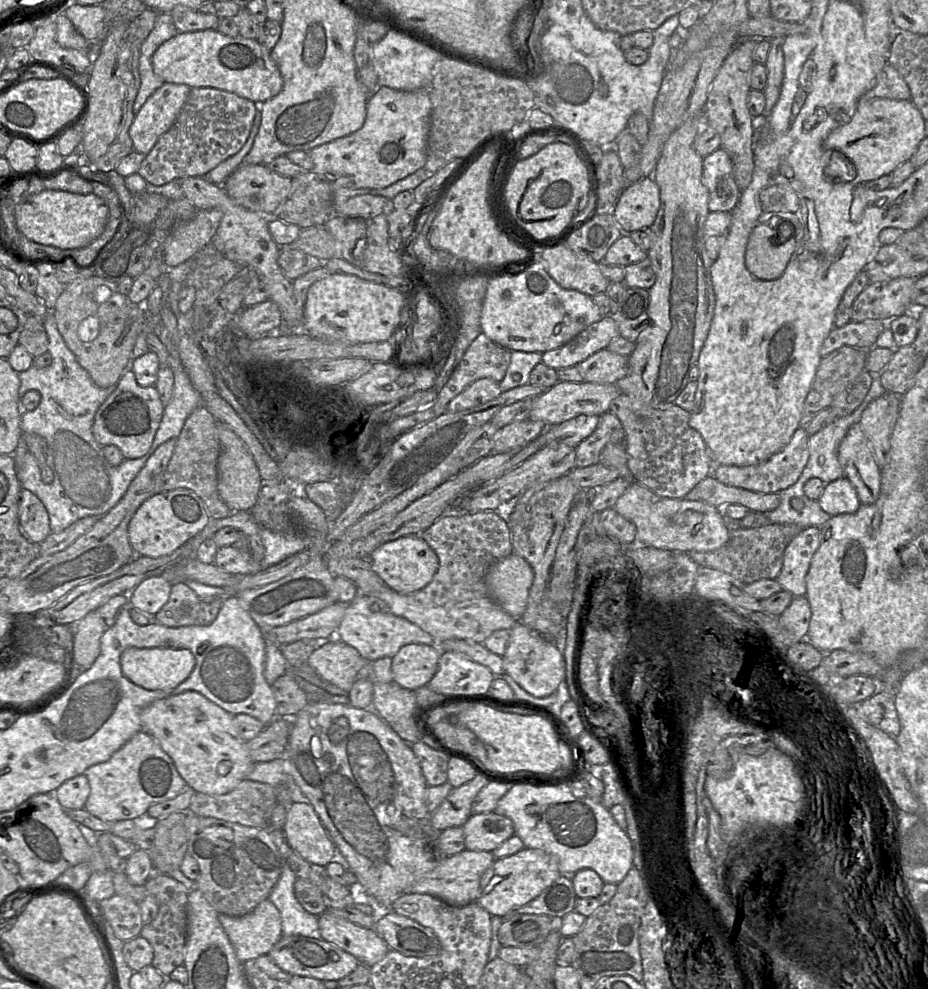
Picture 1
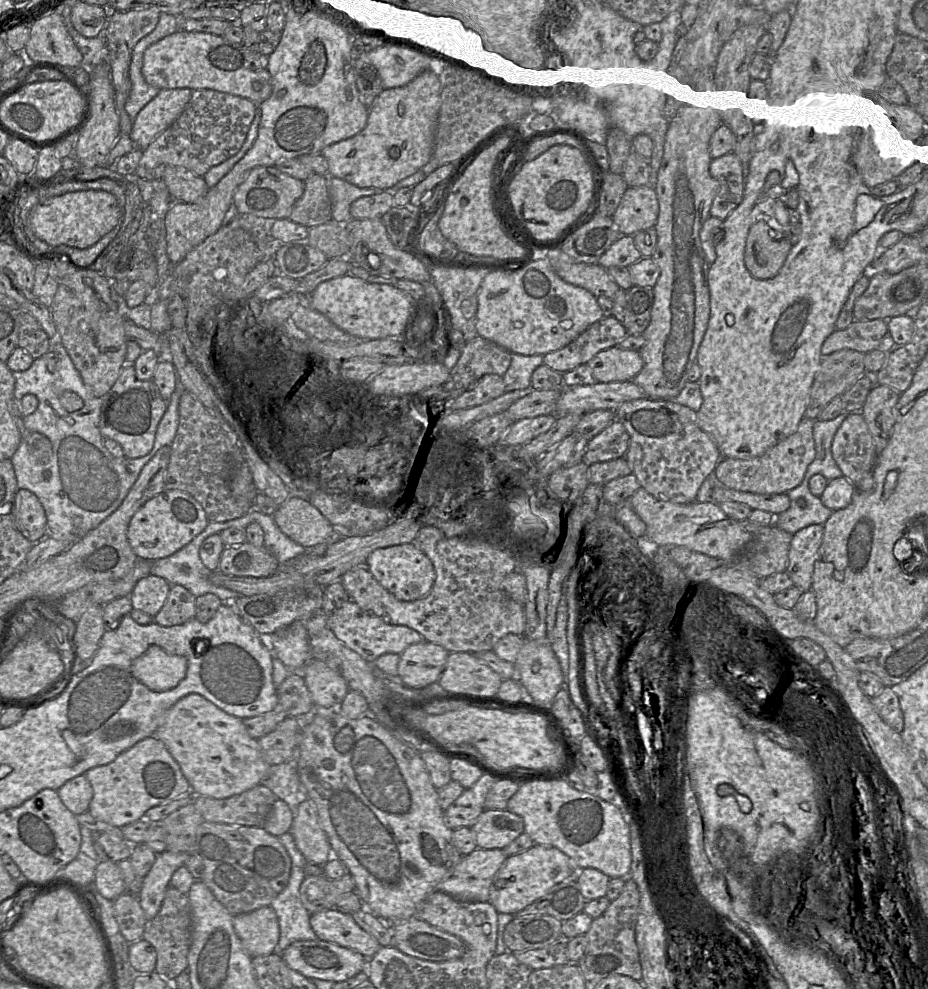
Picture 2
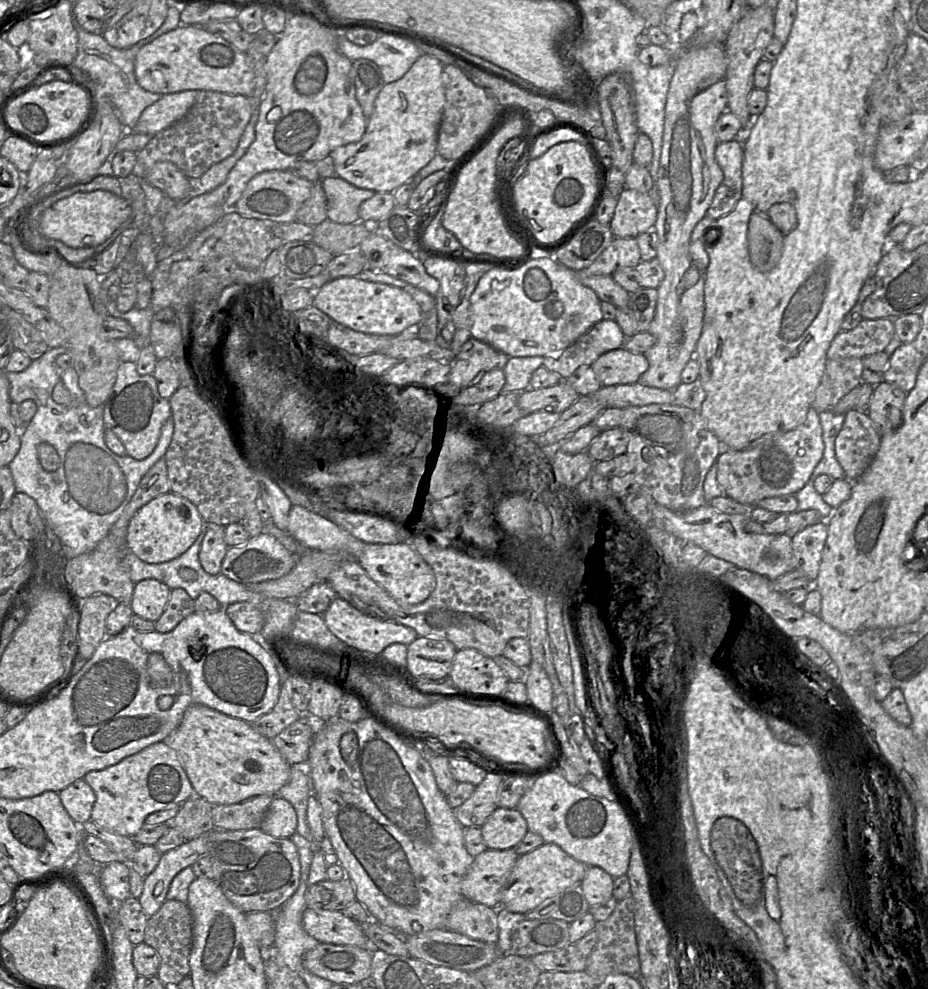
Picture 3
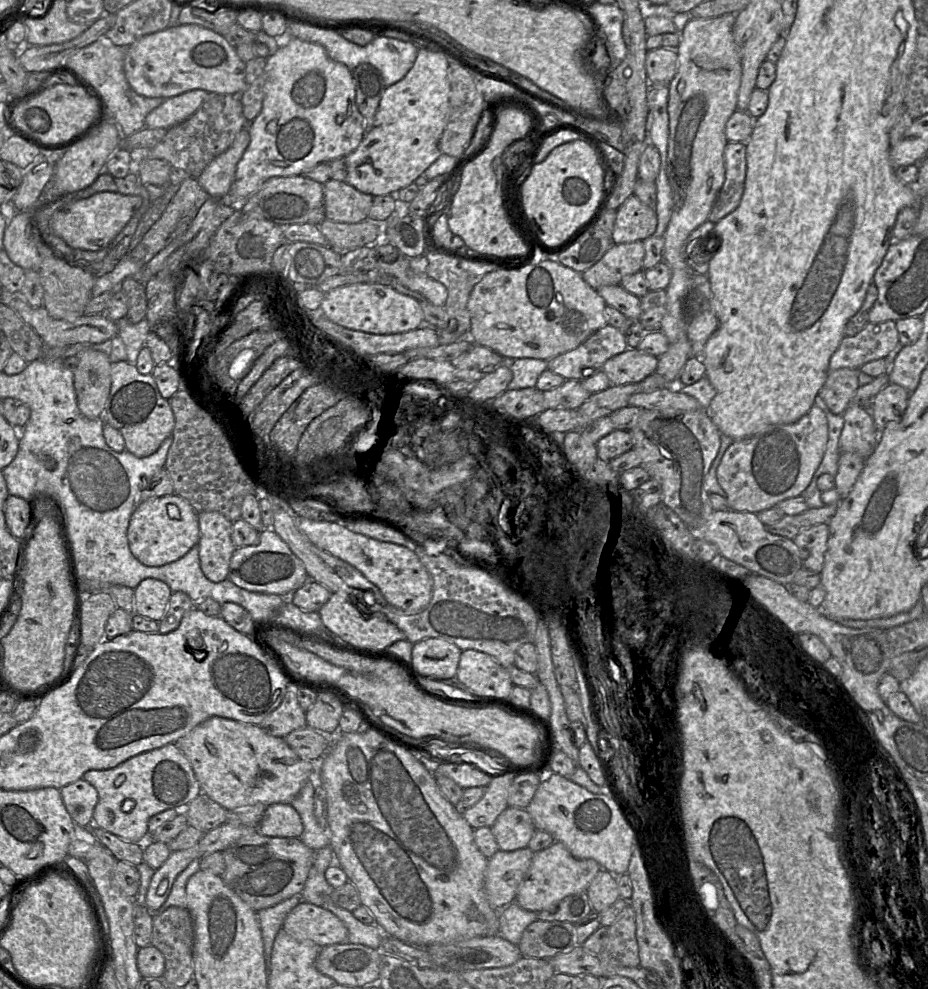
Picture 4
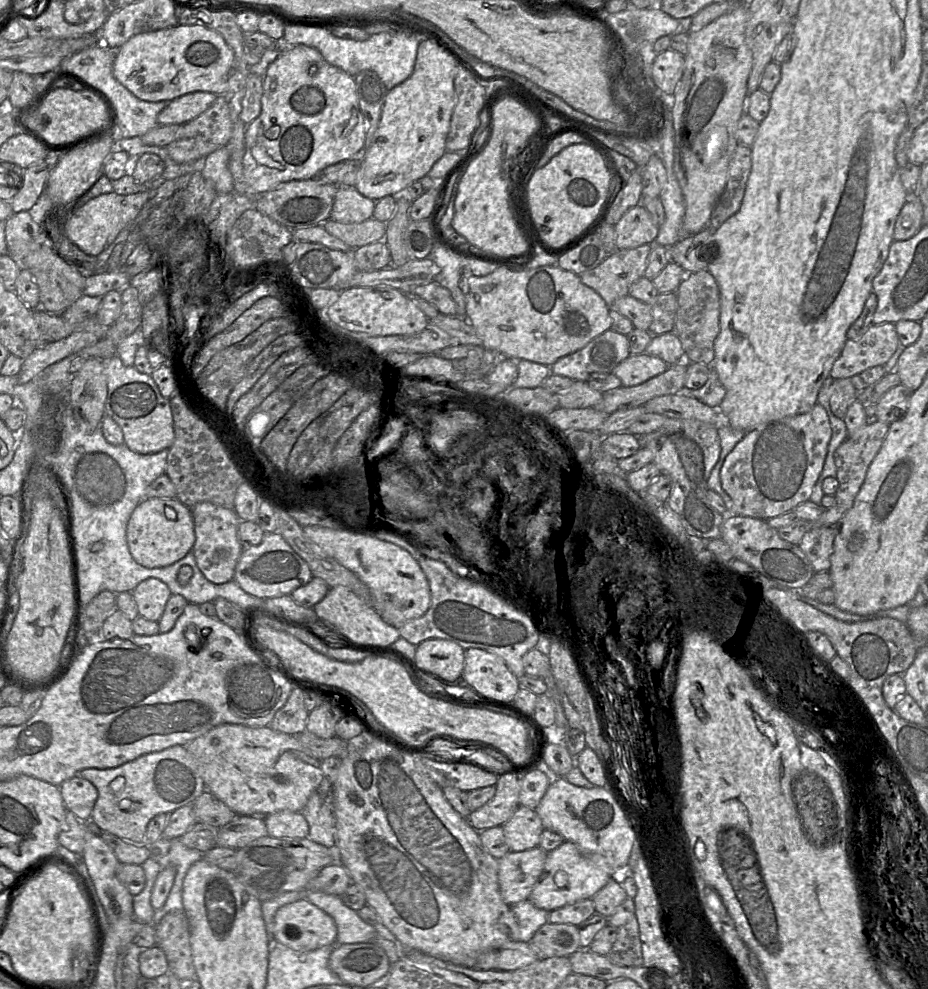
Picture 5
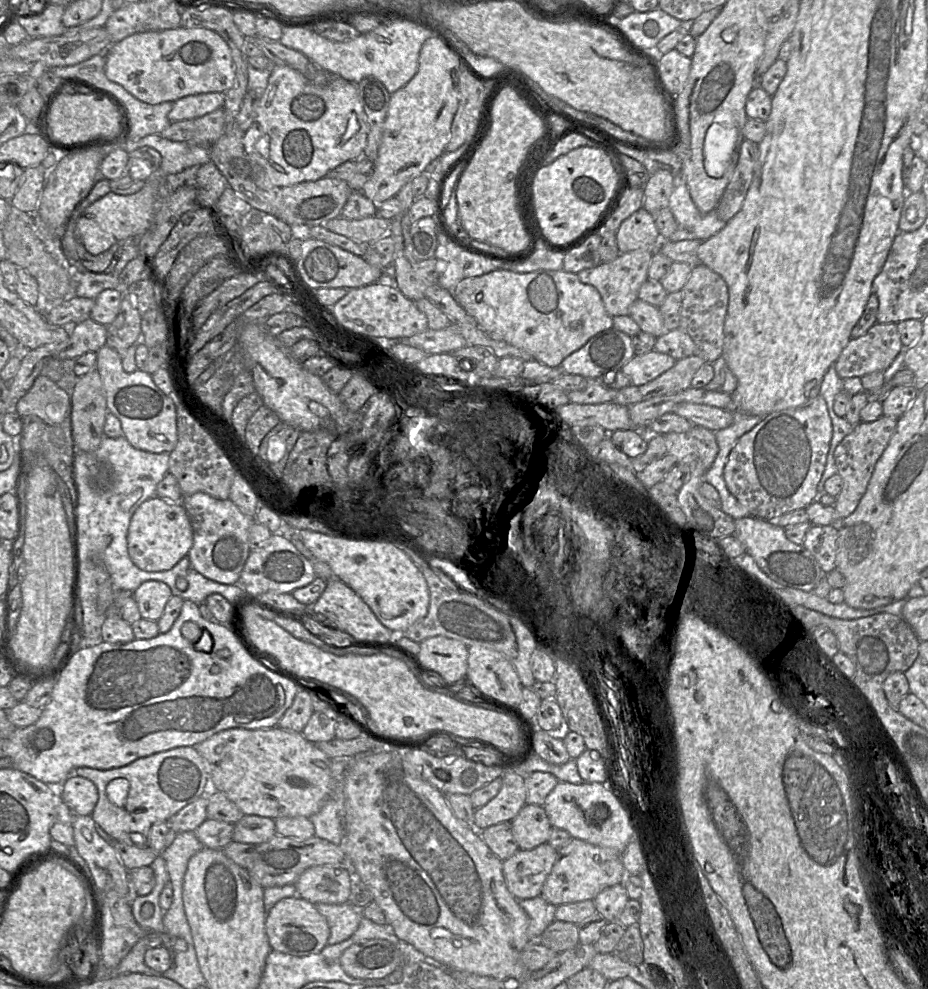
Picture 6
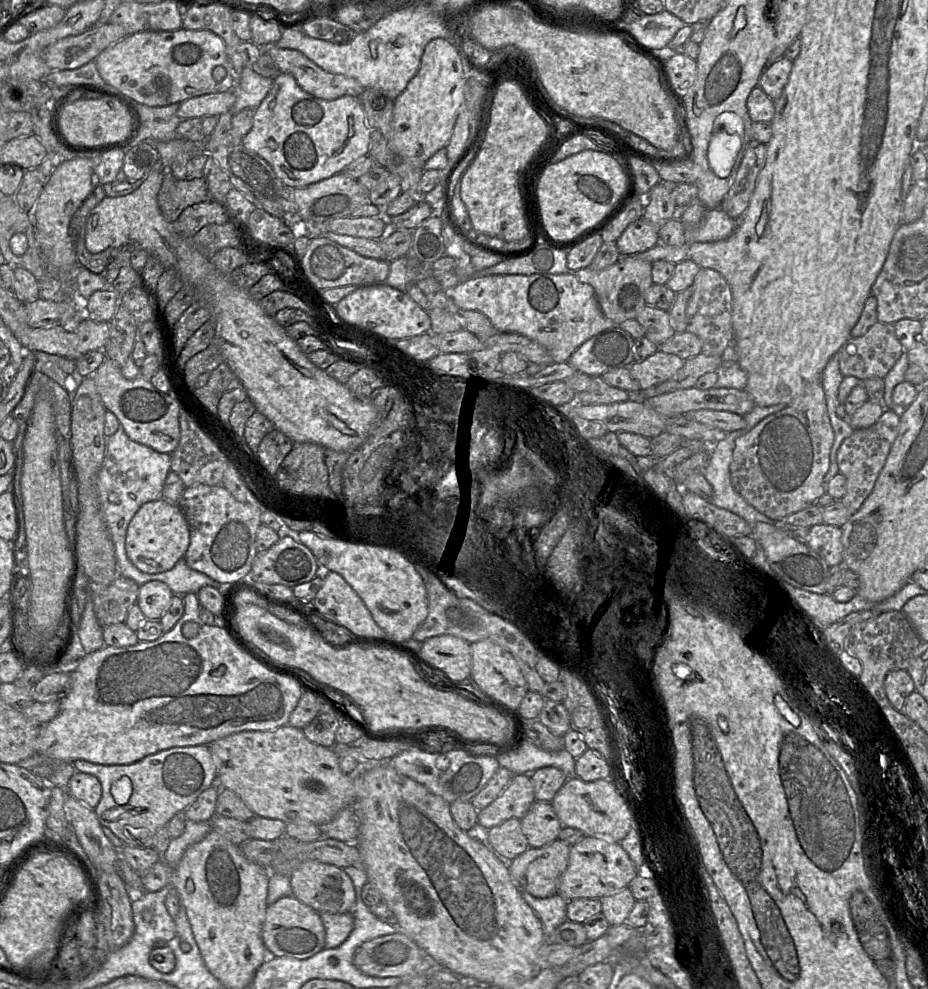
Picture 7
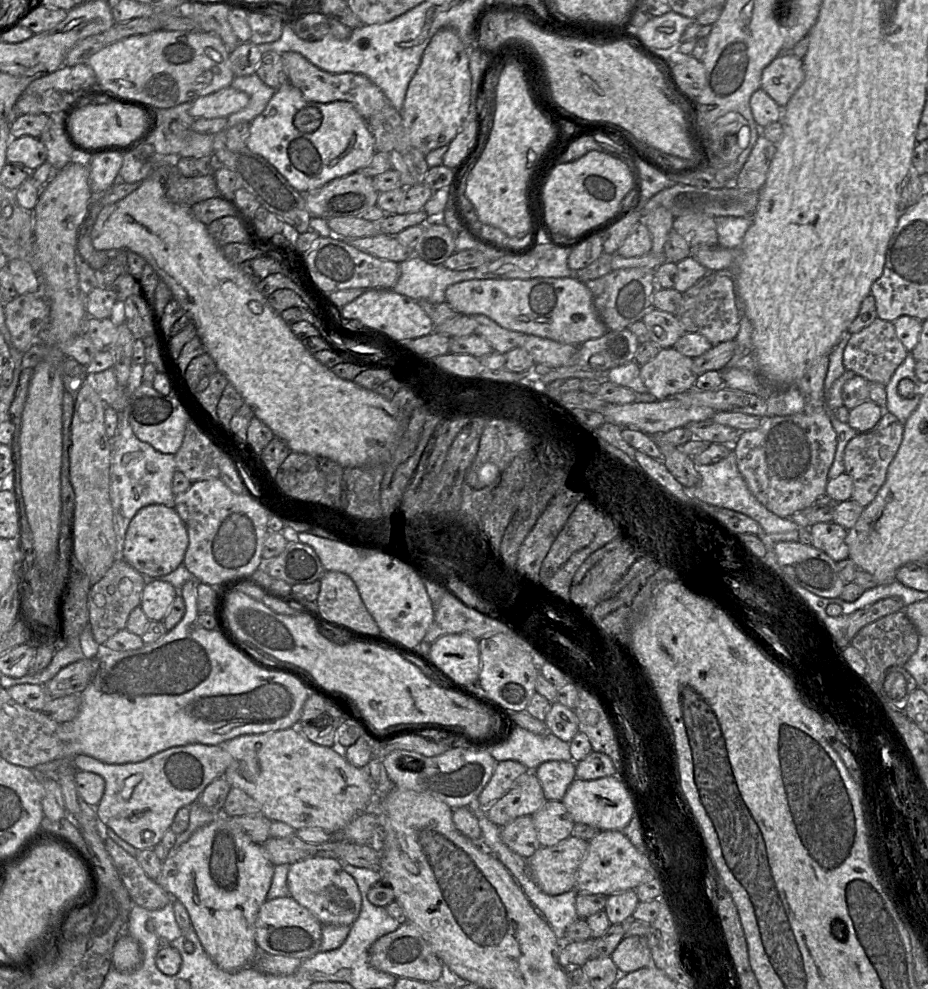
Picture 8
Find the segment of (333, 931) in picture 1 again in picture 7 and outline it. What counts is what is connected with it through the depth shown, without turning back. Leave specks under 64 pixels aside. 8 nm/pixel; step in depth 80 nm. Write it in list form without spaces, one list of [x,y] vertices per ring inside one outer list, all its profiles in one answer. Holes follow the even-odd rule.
[[[294,896],[279,898],[266,908],[262,939],[268,956],[283,956],[296,959],[309,958],[324,948],[325,928],[320,914]]]

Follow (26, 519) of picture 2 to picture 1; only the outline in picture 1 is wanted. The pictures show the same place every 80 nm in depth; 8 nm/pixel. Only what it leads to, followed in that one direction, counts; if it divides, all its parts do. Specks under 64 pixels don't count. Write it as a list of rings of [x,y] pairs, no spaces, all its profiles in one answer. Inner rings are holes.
[[[21,490],[18,519],[22,535],[36,545],[51,533],[49,515],[44,504],[29,490]]]

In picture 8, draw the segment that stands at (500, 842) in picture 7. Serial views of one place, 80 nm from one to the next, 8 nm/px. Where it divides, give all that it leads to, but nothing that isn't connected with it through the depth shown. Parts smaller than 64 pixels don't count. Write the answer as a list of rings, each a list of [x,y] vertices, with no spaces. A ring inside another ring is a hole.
[[[521,816],[500,827],[502,842],[523,858],[532,856],[541,846],[531,816]]]

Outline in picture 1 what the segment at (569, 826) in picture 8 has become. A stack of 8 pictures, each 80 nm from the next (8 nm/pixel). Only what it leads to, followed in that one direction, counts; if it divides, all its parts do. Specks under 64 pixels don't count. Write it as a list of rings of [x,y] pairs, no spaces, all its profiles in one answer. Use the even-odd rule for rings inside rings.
[[[495,811],[472,814],[462,826],[465,849],[492,852],[515,835],[513,822]]]

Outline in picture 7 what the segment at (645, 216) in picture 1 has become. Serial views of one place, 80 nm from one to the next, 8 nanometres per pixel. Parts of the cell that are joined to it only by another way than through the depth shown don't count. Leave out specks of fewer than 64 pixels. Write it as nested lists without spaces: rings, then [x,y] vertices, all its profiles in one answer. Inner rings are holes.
[[[643,217],[630,223],[616,241],[621,256],[645,252],[658,243],[658,230]]]

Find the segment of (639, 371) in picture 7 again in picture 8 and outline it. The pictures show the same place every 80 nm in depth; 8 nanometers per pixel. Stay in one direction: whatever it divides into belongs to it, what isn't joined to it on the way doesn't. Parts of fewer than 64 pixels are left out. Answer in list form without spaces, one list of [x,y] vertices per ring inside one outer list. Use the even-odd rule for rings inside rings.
[[[674,348],[661,349],[649,362],[640,366],[640,377],[648,393],[657,401],[680,395],[694,388],[698,376],[692,370],[693,358],[684,356]]]

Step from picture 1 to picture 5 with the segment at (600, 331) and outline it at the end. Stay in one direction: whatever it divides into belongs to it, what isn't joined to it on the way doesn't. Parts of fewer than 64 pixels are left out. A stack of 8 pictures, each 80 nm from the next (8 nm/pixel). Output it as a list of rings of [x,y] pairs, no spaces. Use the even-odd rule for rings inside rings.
[[[609,329],[580,350],[557,360],[550,370],[574,381],[588,381],[594,373],[612,373],[630,355],[627,336]]]

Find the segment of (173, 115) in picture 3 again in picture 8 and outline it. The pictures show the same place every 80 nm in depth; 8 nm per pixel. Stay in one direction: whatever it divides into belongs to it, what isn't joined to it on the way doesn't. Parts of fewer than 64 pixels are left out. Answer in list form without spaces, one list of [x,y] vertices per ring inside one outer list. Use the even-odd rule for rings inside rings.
[[[229,86],[195,99],[191,102],[190,115],[193,118],[228,117],[248,103],[247,93]]]

